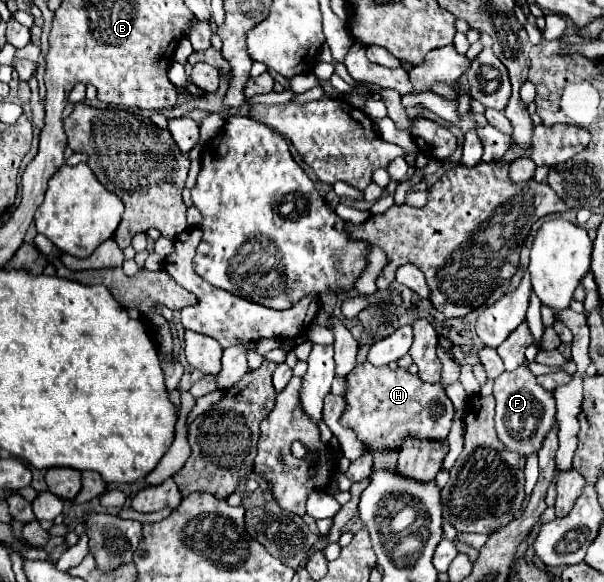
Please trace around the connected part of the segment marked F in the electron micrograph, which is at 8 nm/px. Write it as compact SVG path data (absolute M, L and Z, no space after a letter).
M528 362L518 366L512 372L502 372L494 380L494 398L496 398L496 432L498 438L510 448L520 452L522 456L528 456L532 452L540 450L542 438L546 436L546 430L554 424L556 414L556 400L554 394L542 388L536 382L536 376L530 372Z

